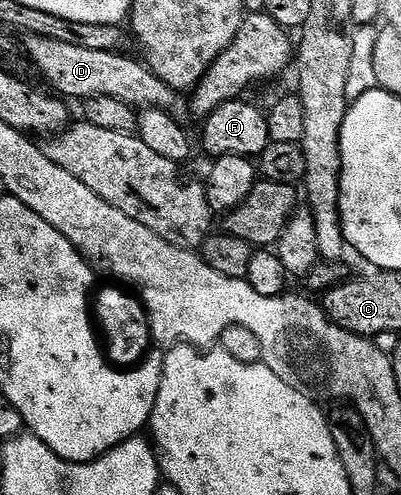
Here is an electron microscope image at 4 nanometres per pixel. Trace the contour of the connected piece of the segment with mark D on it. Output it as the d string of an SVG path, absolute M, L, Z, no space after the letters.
M48 35L23 36L24 47L32 58L40 75L49 83L57 96L65 100L83 101L90 97L116 97L118 101L126 101L126 105L137 109L167 111L179 121L190 115L190 103L181 92L175 91L166 81L162 81L149 69L147 63L139 58L131 59L120 51L103 51L102 49L82 49L82 45L69 43L67 38L51 39Z

